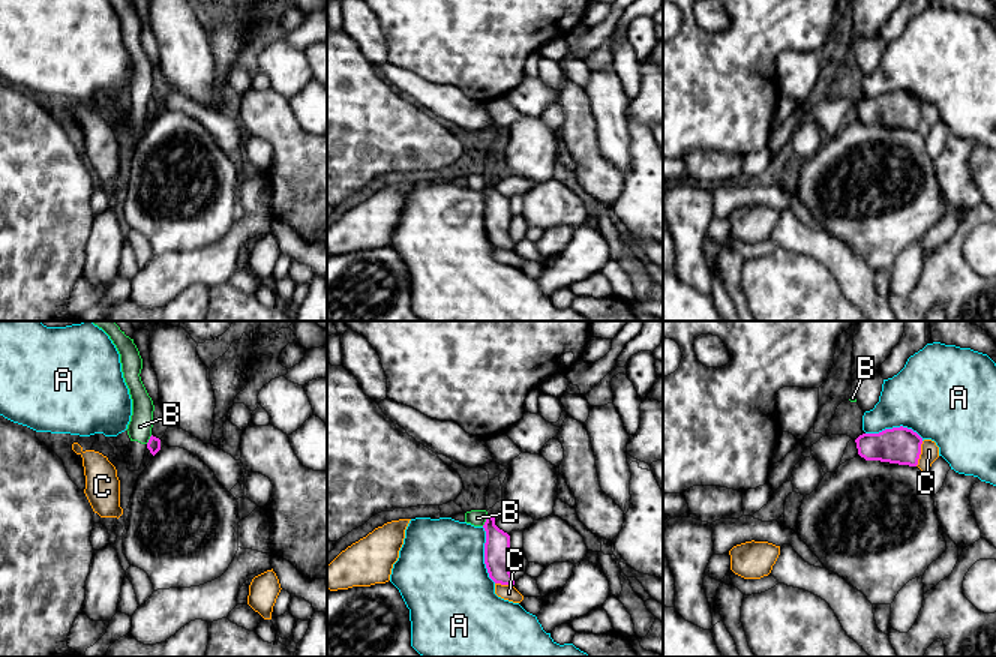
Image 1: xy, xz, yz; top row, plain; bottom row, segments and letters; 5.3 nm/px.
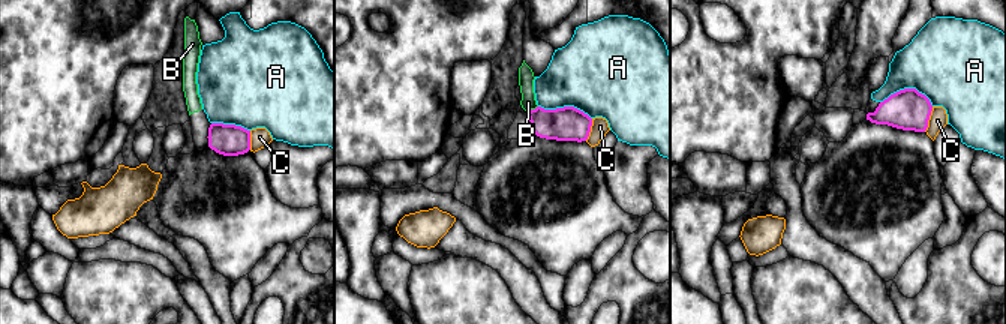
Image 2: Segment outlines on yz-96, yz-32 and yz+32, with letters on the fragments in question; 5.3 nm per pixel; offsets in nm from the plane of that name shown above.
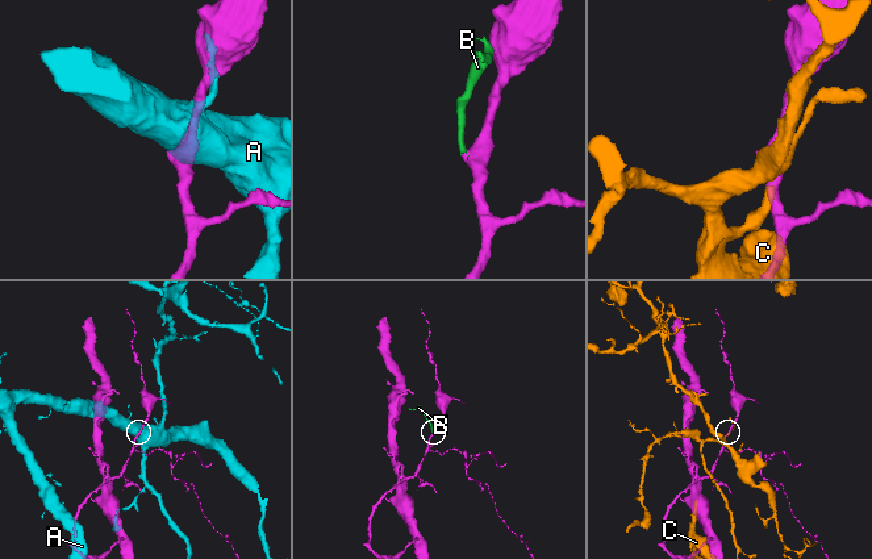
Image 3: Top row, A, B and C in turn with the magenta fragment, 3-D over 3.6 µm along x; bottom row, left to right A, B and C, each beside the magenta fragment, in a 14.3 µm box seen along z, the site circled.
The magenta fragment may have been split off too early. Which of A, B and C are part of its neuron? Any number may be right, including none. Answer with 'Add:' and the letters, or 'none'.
Add: none

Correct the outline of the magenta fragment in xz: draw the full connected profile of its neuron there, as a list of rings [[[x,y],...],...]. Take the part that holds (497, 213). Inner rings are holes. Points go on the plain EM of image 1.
[[[490,178],[486,180],[483,192],[486,195],[484,228],[489,242],[495,248],[514,249],[508,234],[508,226],[513,218],[510,212],[510,200],[495,189],[495,182]]]

